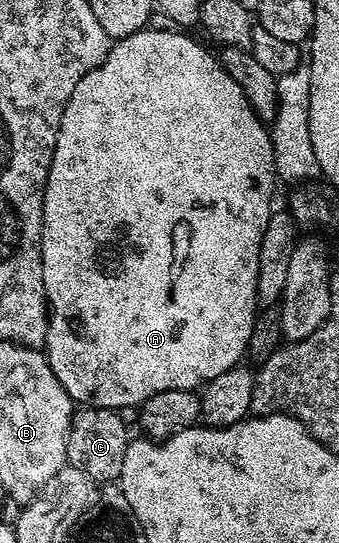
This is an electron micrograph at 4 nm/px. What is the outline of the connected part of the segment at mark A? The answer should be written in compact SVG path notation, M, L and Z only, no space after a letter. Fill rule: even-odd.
M146 28L138 34L126 38L118 38L109 47L109 54L101 63L79 84L75 84L75 92L71 92L71 100L67 100L67 108L63 112L63 120L59 124L59 136L55 140L55 152L51 160L49 175L45 181L45 195L43 196L43 216L41 217L41 263L43 264L43 288L45 301L49 303L49 335L45 337L44 349L59 384L73 398L77 404L100 404L105 410L125 412L128 406L140 407L155 392L168 390L197 390L204 387L205 383L215 380L215 376L223 376L232 366L238 365L246 357L251 328L257 322L259 303L257 299L257 281L259 280L260 244L262 243L264 229L270 214L275 210L273 205L273 185L279 182L279 177L273 166L273 150L270 131L266 123L261 120L244 95L243 90L225 70L219 58L209 50L204 50L193 38L188 38L188 33L177 28L169 30L153 30Z

